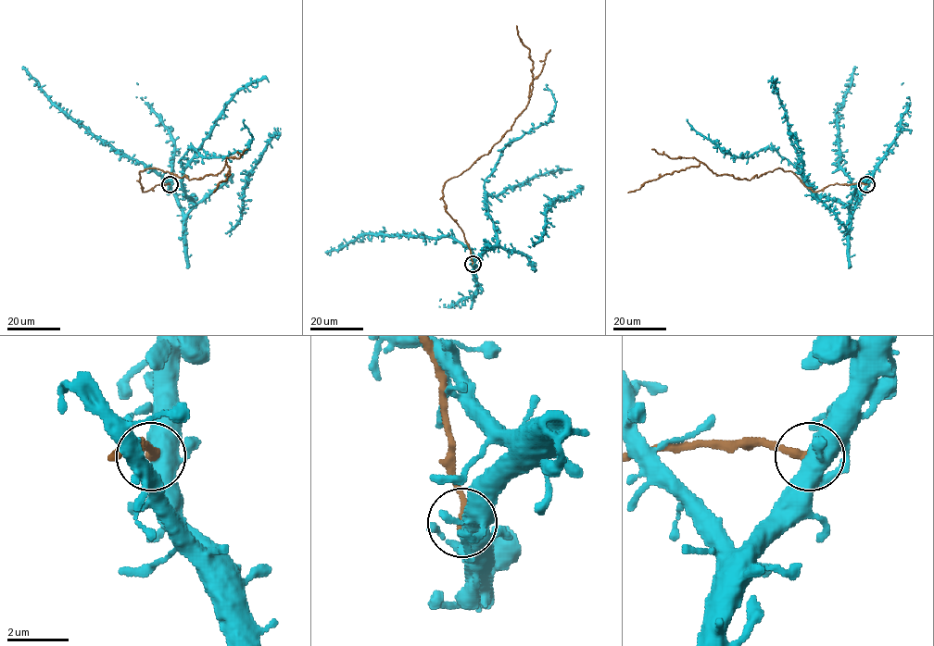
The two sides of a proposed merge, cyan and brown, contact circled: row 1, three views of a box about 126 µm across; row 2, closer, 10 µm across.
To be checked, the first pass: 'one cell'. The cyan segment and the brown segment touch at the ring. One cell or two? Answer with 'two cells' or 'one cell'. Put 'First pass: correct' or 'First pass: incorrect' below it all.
two cells
First pass: incorrect

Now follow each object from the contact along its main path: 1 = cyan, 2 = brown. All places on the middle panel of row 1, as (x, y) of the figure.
1: (473, 264), (496, 244), (497, 238), (485, 203), (484, 180), (511, 142), (549, 120), (555, 101), (547, 84)
2: (472, 264), (463, 232), (446, 210), (442, 191), (446, 181), (488, 153), (529, 99), (533, 61), (516, 26)

